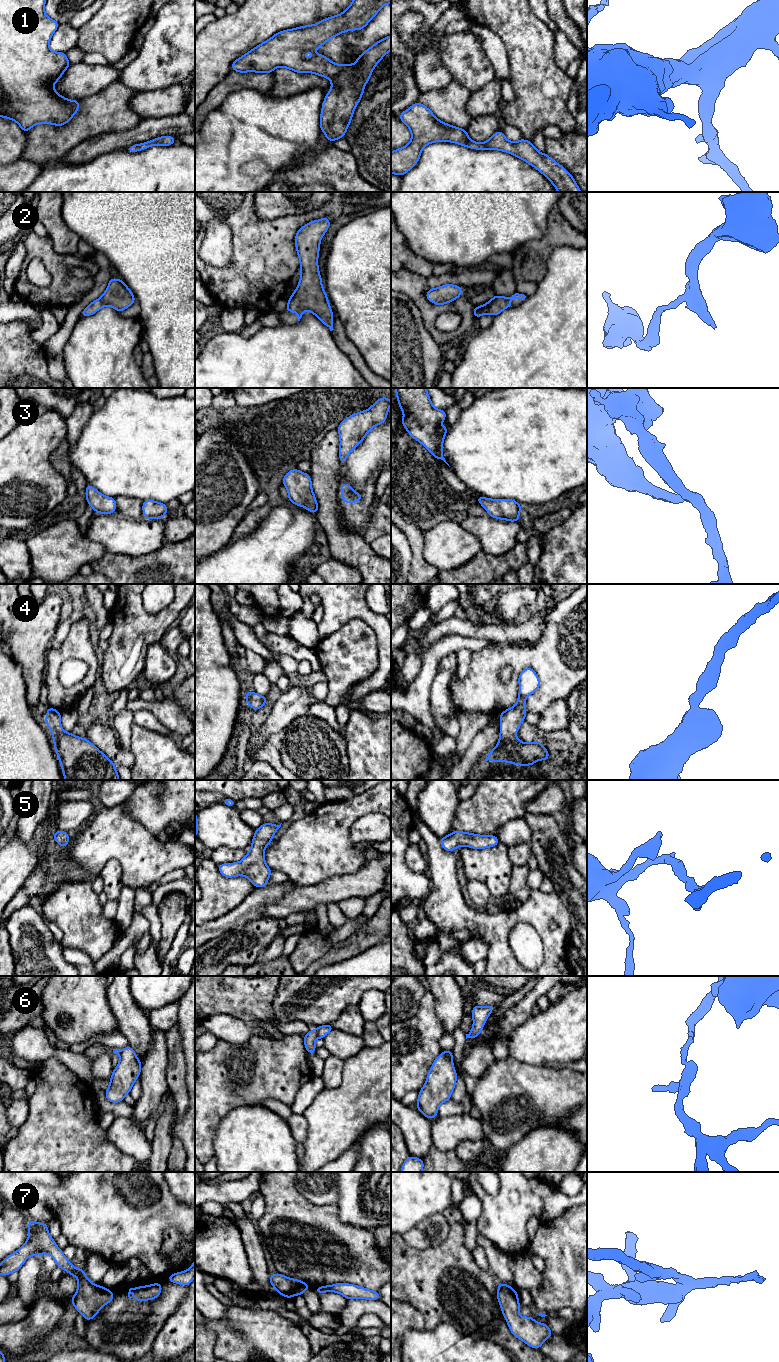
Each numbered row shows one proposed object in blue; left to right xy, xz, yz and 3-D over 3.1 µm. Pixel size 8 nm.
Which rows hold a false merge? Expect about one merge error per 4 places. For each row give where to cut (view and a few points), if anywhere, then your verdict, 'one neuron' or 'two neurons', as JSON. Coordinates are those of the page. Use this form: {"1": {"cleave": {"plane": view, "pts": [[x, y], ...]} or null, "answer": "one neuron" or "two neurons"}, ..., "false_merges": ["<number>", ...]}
{"1": {"cleave": null, "answer": "one neuron"}, "2": {"cleave": null, "answer": "one neuron"}, "3": {"cleave": null, "answer": "one neuron"}, "4": {"cleave": null, "answer": "one neuron"}, "5": {"cleave": null, "answer": "one neuron"}, "6": {"cleave": {"plane": "xz", "pts": [[315, 1029], [317, 1036]]}, "answer": "two neurons"}, "7": {"cleave": null, "answer": "one neuron"}, "false_merges": ["6"]}

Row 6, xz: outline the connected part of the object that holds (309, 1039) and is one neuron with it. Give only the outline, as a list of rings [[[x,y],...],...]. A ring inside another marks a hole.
[[[316,1029],[309,1031],[304,1035],[304,1045],[308,1053],[314,1054],[316,1052],[315,1040],[317,1038]]]

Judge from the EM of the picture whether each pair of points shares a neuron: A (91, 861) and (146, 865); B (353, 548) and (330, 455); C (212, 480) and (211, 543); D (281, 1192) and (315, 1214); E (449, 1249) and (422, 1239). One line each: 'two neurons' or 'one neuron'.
A: one neuron
B: one neuron
C: one neuron
D: one neuron
E: two neurons

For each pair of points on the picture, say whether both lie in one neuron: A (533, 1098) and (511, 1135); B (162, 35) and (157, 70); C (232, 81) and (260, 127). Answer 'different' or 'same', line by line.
A: same
B: same
C: different

